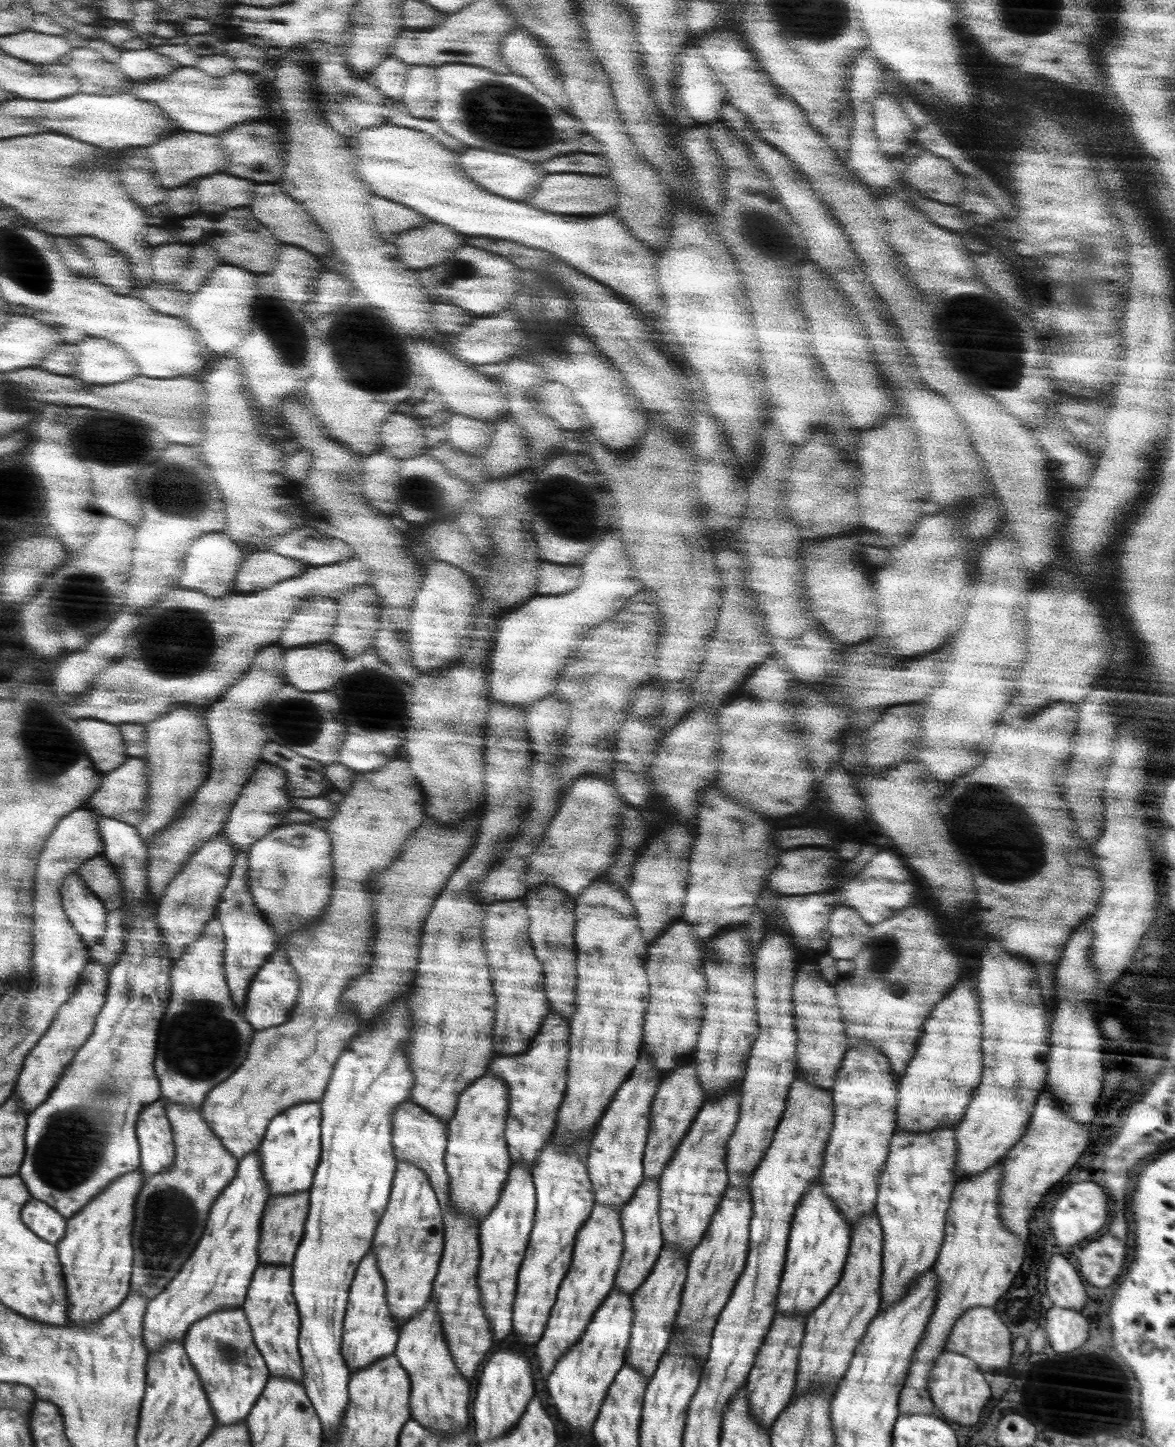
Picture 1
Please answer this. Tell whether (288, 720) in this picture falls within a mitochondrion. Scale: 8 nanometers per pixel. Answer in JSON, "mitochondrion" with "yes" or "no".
{"mitochondrion":"yes"}

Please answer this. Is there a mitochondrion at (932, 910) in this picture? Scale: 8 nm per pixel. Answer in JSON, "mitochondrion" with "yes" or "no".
{"mitochondrion":"no"}

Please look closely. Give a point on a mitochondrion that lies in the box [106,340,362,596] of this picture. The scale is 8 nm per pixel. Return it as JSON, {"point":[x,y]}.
{"point":[174,501]}

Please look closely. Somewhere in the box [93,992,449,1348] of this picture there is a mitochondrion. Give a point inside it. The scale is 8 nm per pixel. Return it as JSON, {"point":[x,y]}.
{"point":[168,1224]}

